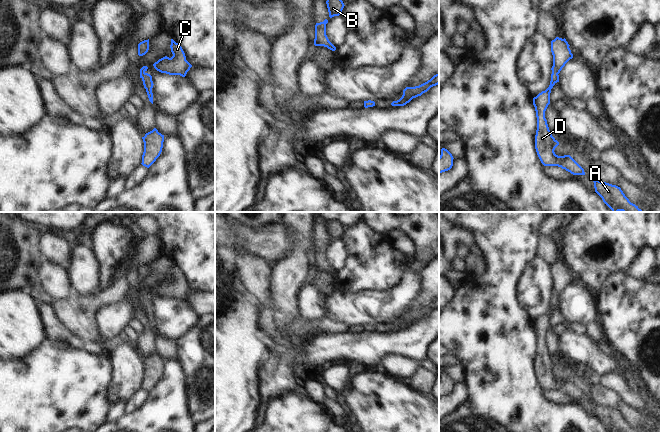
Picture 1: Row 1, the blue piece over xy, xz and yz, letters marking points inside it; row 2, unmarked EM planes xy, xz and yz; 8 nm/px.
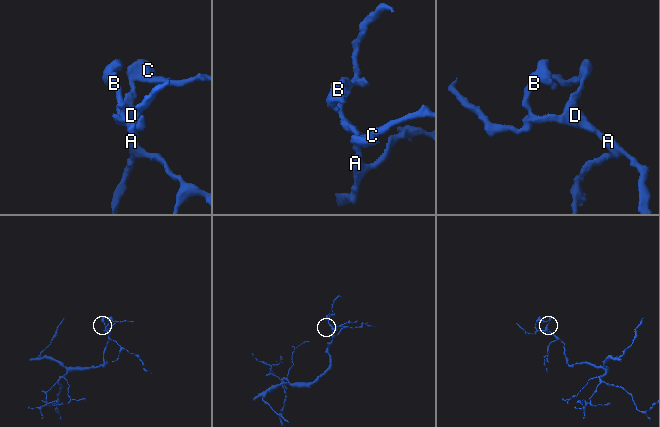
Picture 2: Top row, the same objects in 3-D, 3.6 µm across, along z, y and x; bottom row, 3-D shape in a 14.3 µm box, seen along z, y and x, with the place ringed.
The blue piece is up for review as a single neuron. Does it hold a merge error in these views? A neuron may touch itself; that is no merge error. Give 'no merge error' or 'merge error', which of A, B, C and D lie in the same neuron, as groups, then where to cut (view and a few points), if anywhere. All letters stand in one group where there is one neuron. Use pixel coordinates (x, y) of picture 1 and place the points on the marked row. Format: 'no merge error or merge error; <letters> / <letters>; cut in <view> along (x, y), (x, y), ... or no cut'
no merge error; A B C D; no cut

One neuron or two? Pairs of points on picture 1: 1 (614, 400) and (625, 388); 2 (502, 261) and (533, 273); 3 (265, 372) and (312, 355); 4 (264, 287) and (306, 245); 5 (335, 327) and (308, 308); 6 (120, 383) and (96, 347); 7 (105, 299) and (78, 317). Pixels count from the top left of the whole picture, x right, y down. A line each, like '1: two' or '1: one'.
1: two
2: two
3: two
4: two
5: two
6: two
7: one

